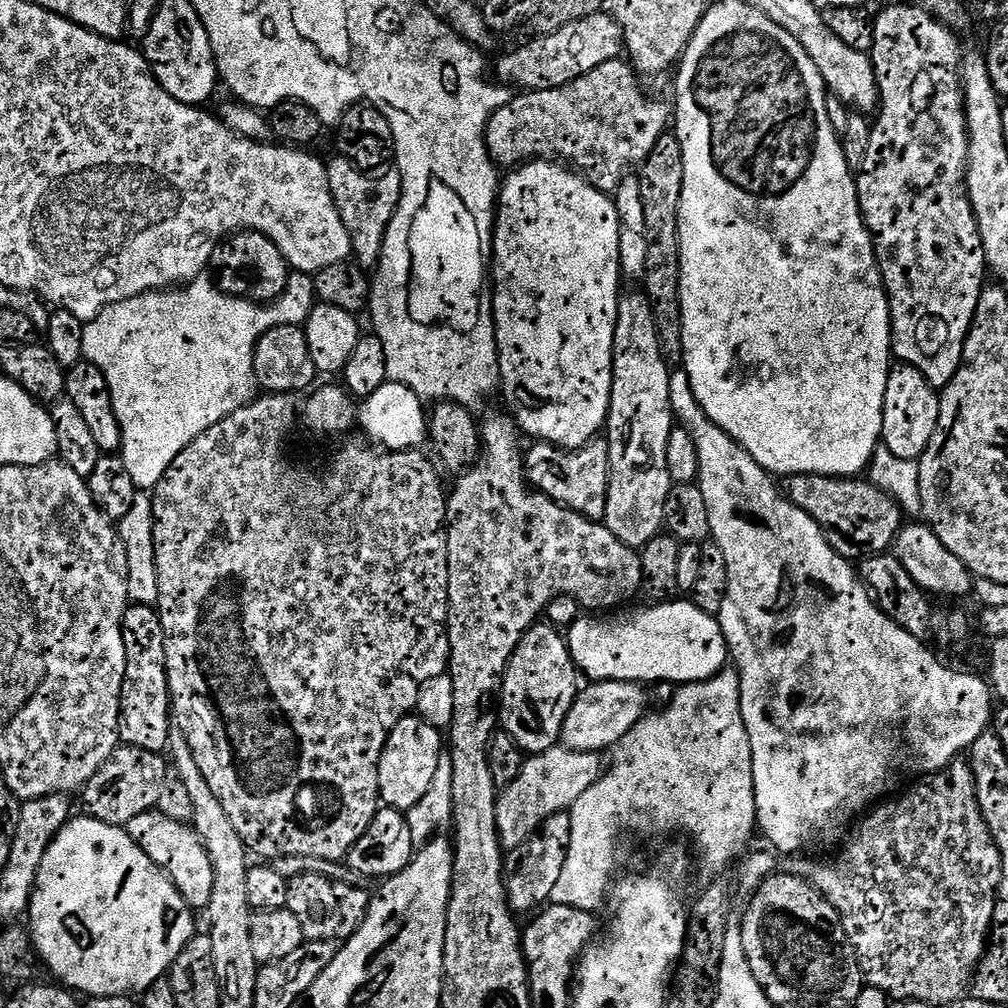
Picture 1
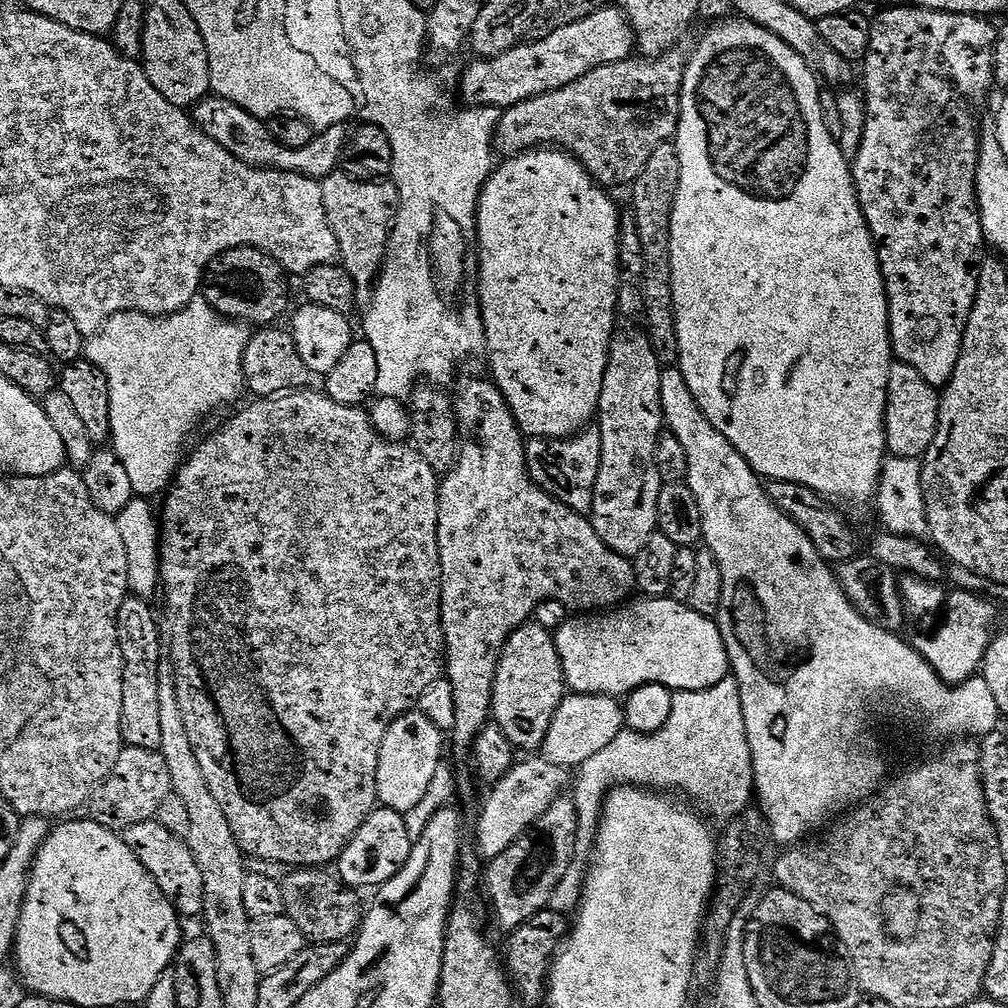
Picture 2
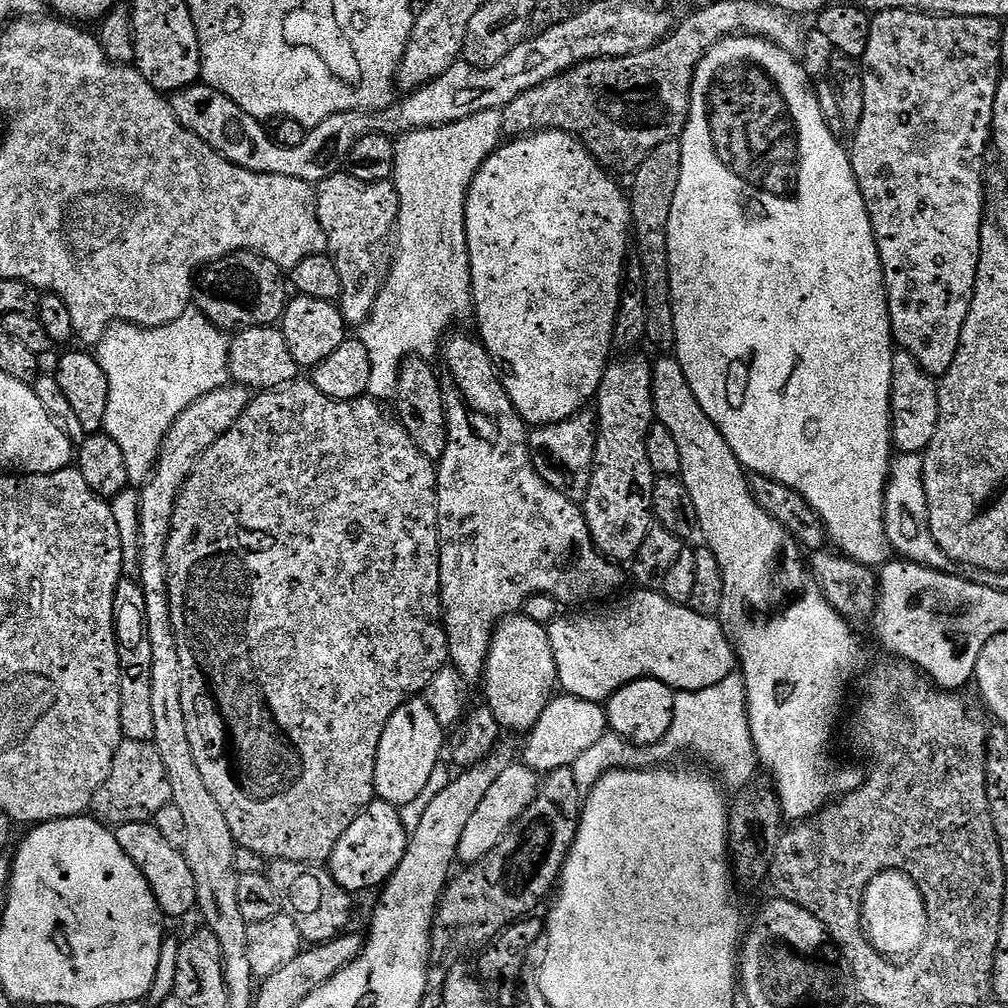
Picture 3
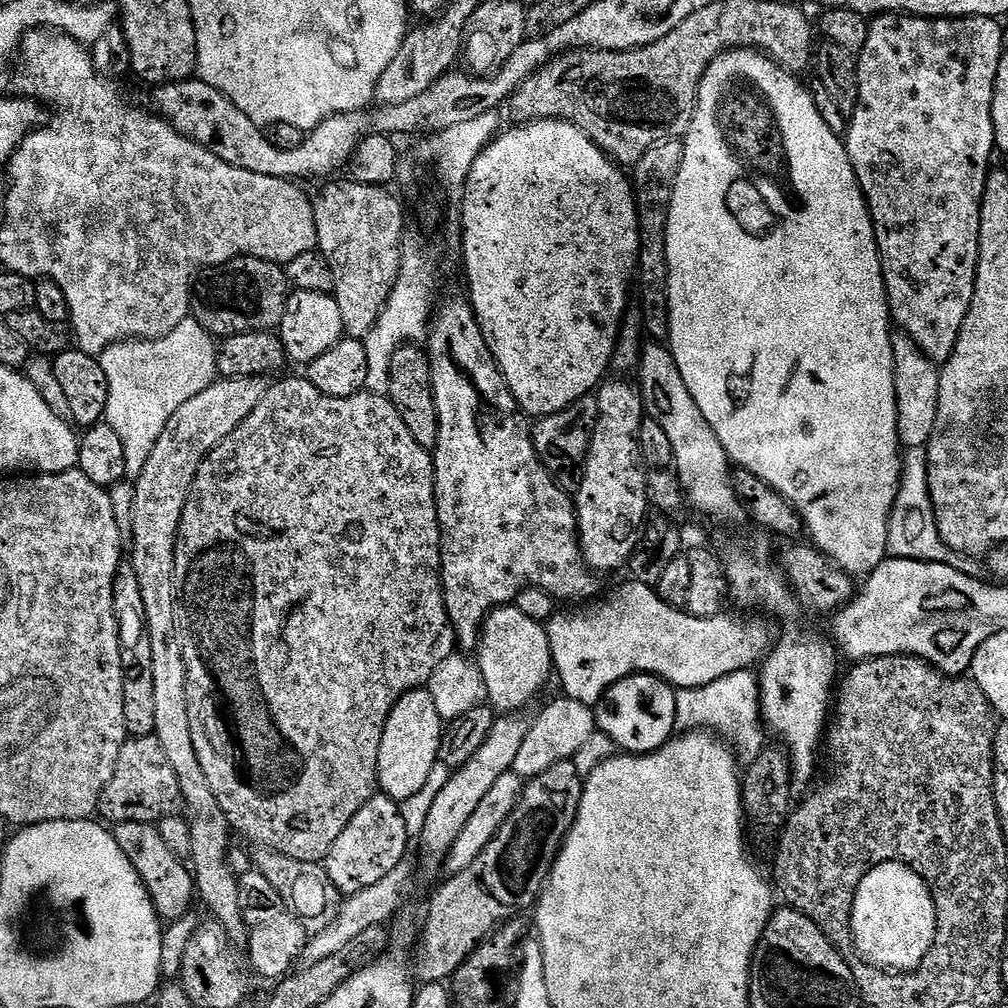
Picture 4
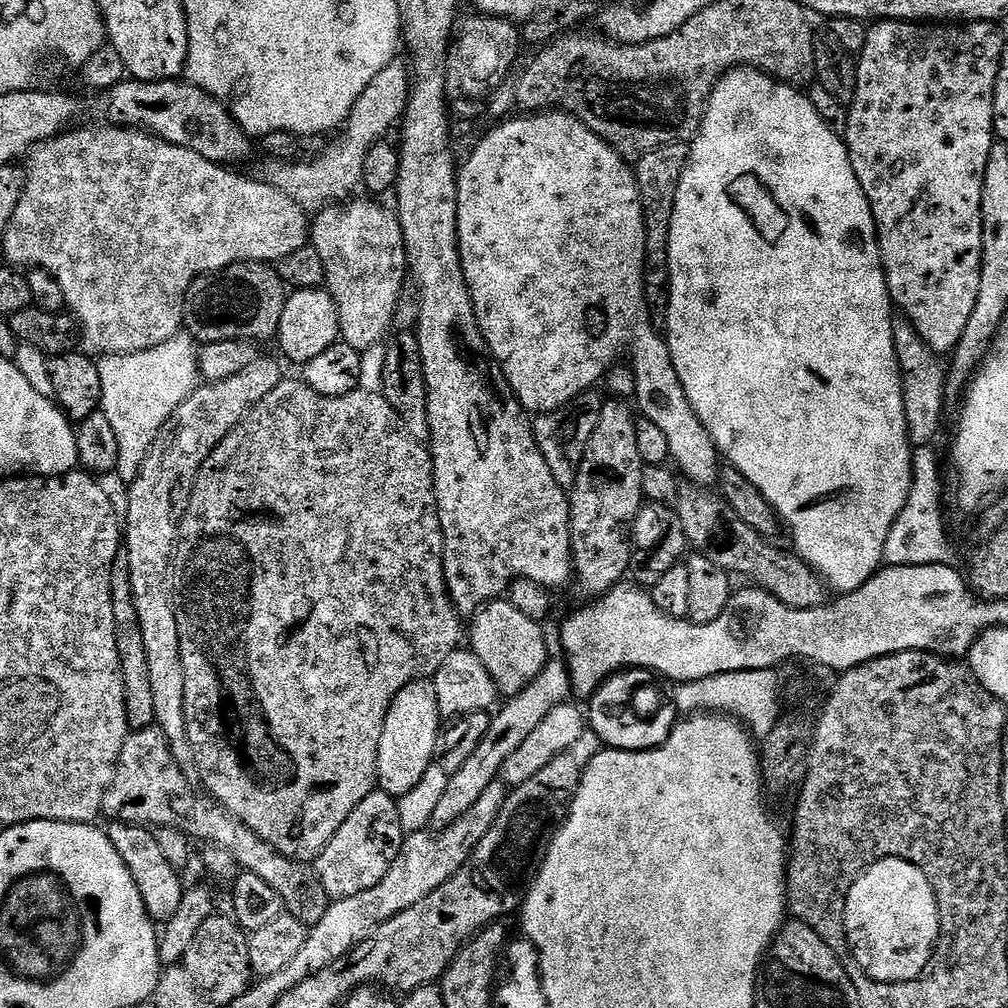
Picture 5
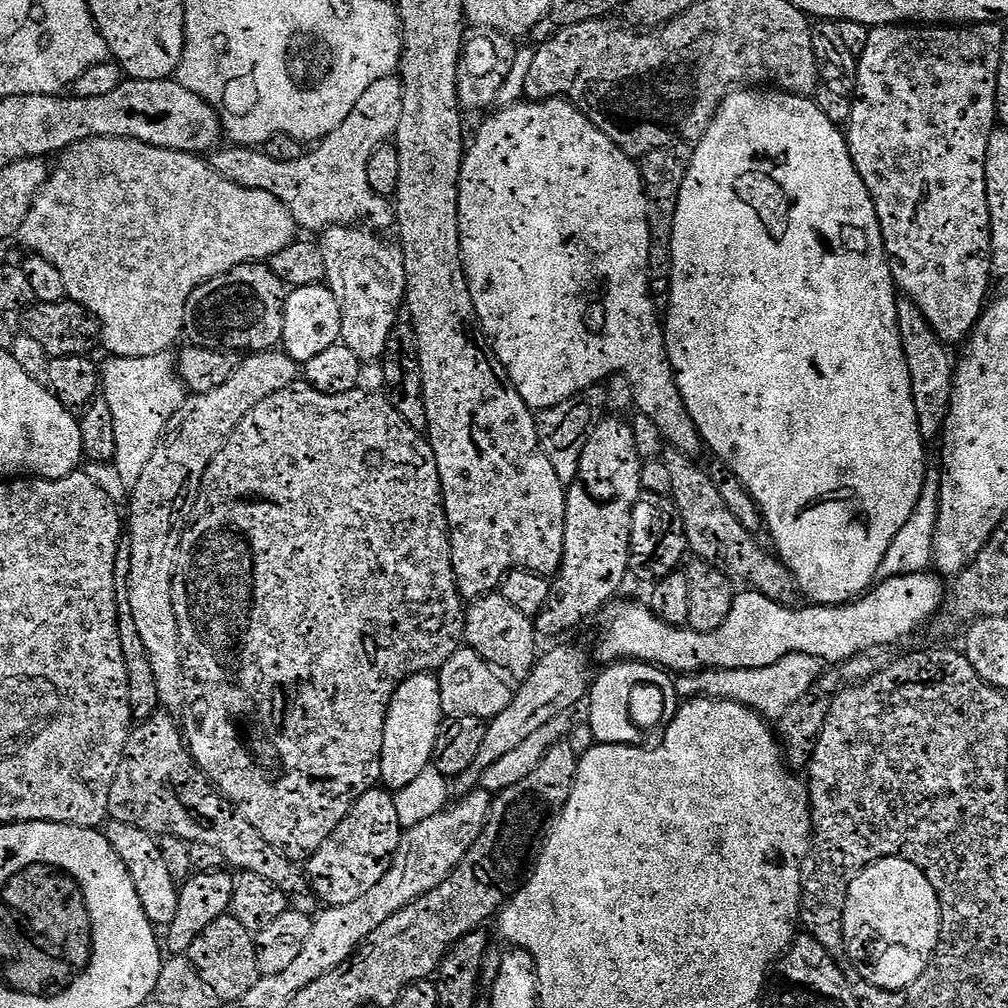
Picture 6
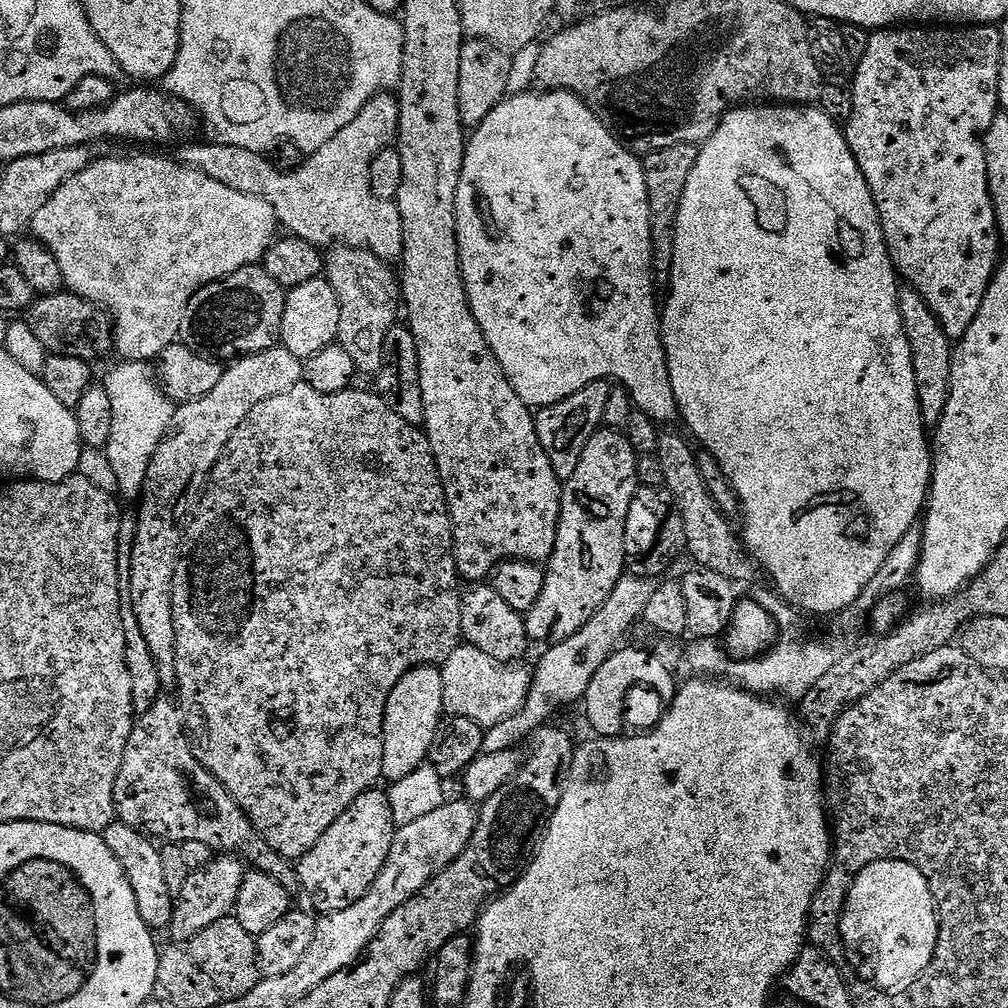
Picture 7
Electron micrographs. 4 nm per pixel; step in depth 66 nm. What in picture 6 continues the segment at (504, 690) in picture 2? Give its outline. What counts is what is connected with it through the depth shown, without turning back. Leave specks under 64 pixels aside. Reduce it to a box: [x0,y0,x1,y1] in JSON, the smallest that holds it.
[464,594,538,678]

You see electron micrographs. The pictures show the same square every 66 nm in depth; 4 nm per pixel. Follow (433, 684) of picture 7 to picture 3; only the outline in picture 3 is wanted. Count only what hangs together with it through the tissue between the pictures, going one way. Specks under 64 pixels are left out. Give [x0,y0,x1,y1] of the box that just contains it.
[374,698,446,809]

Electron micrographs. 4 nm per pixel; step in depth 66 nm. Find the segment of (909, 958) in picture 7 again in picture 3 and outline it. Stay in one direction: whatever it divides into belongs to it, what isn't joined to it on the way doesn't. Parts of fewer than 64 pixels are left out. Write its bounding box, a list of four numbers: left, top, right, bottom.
[861,870,928,958]

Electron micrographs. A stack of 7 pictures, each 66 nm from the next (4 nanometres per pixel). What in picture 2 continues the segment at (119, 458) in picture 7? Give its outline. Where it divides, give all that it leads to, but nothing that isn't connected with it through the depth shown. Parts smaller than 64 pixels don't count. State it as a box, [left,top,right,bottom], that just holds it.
[83,298,245,494]

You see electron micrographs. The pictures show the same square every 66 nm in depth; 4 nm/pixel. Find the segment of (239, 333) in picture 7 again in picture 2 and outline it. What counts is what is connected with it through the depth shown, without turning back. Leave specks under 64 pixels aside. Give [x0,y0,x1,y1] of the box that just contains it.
[202,246,288,326]

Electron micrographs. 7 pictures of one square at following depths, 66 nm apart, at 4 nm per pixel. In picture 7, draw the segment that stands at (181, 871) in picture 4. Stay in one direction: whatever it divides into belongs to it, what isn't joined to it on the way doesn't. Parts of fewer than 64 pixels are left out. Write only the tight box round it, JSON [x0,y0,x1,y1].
[102,818,174,930]

